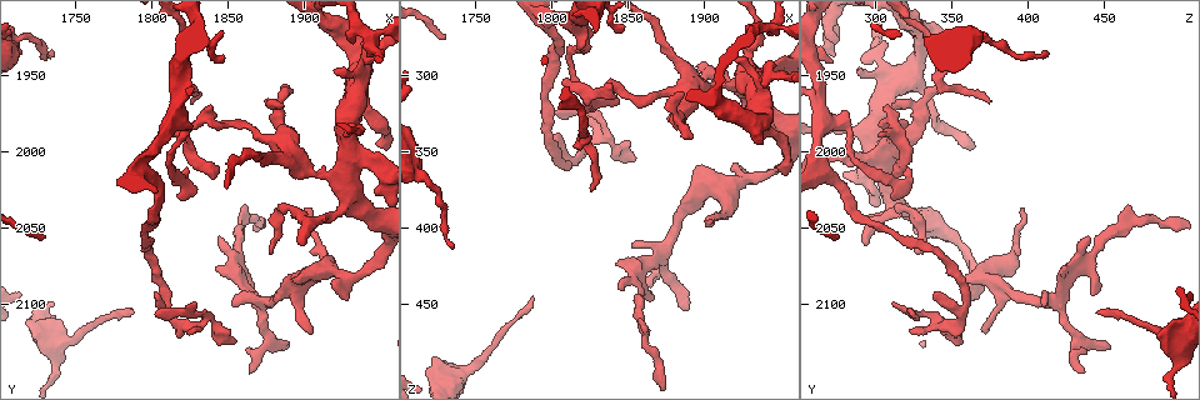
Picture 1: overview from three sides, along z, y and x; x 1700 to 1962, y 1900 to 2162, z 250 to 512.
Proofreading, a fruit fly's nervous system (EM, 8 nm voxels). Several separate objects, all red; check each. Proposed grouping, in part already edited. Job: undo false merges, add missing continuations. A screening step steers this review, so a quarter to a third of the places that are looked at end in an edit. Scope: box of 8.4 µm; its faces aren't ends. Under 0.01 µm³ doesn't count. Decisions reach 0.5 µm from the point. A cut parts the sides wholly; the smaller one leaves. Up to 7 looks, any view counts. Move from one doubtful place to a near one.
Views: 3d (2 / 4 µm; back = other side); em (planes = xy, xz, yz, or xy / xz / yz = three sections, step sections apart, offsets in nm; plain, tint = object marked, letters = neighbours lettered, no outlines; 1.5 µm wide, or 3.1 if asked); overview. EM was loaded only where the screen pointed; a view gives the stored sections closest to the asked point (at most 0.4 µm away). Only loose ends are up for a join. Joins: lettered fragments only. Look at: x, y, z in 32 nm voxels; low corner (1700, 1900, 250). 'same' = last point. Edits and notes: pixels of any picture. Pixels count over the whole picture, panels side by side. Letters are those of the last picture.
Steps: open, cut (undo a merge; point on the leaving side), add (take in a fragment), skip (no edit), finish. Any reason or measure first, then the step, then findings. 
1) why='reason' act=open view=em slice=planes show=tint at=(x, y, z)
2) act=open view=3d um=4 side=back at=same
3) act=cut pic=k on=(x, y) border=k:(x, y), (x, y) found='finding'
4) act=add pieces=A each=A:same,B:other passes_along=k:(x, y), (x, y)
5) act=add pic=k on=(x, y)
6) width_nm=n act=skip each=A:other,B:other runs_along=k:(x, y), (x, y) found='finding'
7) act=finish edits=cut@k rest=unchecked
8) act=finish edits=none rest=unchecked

why='free end' act=open view=3d um=4 at=(1886, 1970, 310)

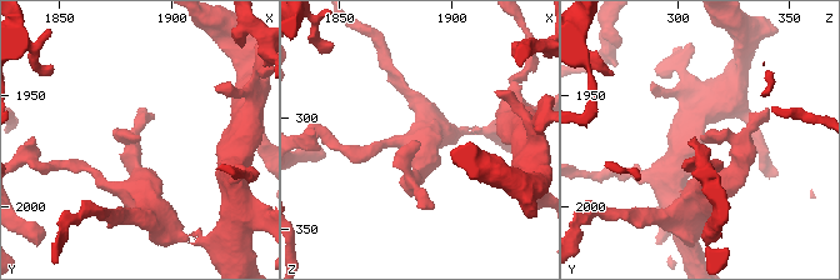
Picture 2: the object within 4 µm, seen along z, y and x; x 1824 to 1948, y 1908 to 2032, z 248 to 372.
why='need the tissue' act=open view=em slice=planes show=letters at=(1885, 1968, 311)

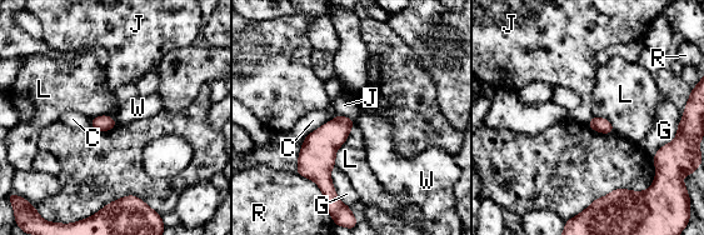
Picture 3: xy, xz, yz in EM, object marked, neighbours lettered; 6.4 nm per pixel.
act=skip each=C:other,G:other,J:other,L:other,R:other,W:other border=3:(338, 114), (354, 121) found='no lettered fragment goes on from it'

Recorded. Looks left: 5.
why='abrupt turn' act=open view=em slice=xz step=4 show=plain at=(1830, 1980, 312)

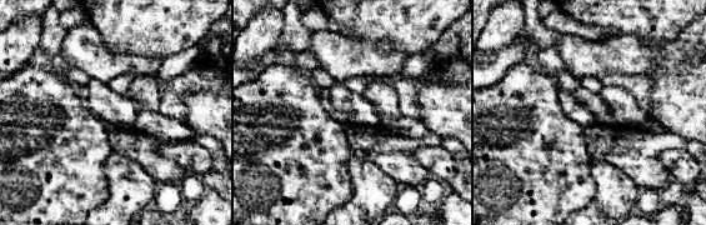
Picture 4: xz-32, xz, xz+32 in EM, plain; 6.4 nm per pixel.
why='see the neighbours' act=open view=em slice=xz step=4 show=letters at=same

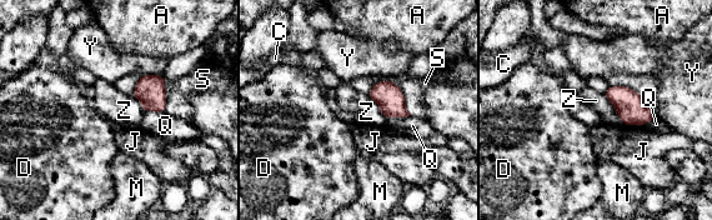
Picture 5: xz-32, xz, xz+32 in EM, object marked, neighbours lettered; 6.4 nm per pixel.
act=skip each=A:other,C:other,D:other,J:other,M:other,Q:other,S:other,Y:other,Z:other border=5:(622, 123), (636, 126) found='all the same neuron'

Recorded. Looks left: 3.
why='long arm stops here' act=open view=em slice=planes show=letters at=(1824, 1966, 374)

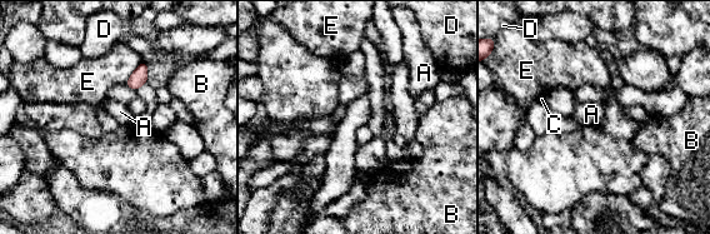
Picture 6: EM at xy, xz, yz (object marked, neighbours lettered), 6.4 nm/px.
act=skip each=A:other,B:other,C:other,D:other,E:other found='no lettered fragment goes on from it'

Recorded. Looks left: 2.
act=finish edits=none rest=unchecked

